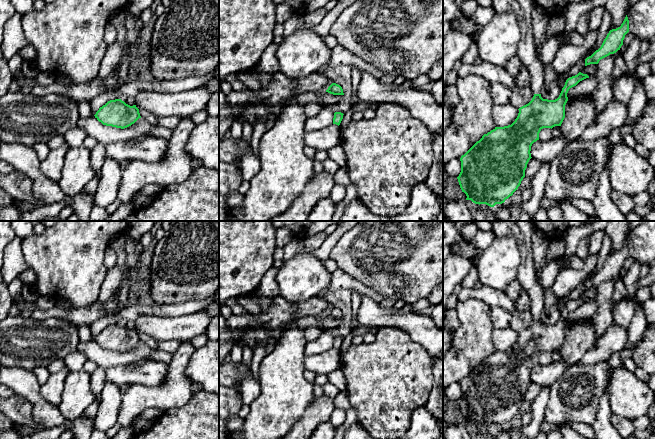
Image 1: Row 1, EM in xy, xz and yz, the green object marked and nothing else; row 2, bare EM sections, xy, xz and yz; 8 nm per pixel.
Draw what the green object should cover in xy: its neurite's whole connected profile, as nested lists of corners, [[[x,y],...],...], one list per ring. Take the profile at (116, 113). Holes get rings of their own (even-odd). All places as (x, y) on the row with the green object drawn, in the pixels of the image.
[[[121,99],[108,101],[94,115],[103,125],[127,128],[141,118],[136,105],[130,106]]]

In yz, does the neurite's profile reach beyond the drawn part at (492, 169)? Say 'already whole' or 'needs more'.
needs more

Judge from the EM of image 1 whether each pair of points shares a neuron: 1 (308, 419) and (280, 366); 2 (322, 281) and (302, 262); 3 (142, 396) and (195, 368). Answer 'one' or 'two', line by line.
1: two
2: one
3: two

